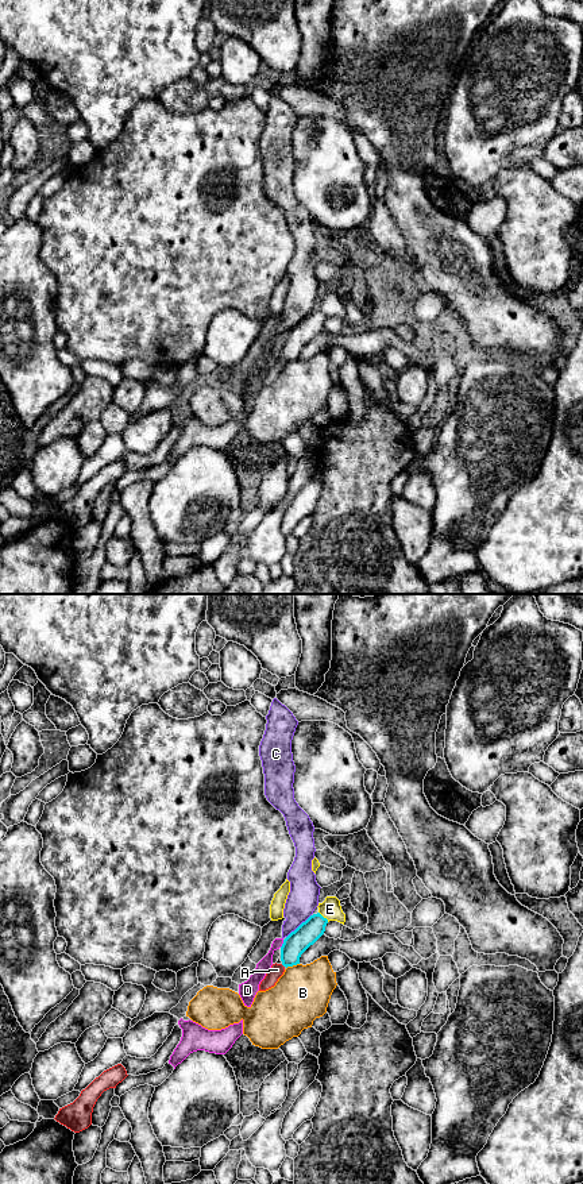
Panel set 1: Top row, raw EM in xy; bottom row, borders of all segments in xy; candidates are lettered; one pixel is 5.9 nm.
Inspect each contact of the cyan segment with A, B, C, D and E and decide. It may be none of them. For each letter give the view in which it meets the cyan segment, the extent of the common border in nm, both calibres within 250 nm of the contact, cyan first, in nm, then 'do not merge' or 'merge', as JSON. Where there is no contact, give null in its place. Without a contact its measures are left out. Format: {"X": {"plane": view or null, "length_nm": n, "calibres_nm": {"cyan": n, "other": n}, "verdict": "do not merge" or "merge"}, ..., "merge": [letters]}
{"A": {"plane": null, "verdict": "do not merge"}, "B": {"plane": "xy", "length_nm": 90, "calibres_nm": {"cyan": 140, "other": 320}, "verdict": "do not merge"}, "C": {"plane": "xy", "length_nm": 200, "calibres_nm": {"cyan": 140, "other": 180}, "verdict": "do not merge"}, "D": {"plane": "xy", "length_nm": 50, "calibres_nm": {"cyan": 140, "other": 80}, "verdict": "do not merge"}, "E": {"plane": "xy", "length_nm": 90, "calibres_nm": {"cyan": 140, "other": 120}, "verdict": "do not merge"}, "merge": []}

